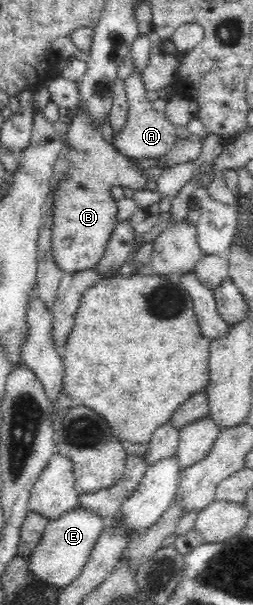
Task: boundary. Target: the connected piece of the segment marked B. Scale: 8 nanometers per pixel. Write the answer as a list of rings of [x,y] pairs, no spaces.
[[[85,108],[75,110],[64,138],[64,143],[71,148],[67,156],[71,165],[51,195],[51,201],[56,205],[52,253],[57,266],[66,274],[95,268],[104,258],[107,242],[118,224],[118,202],[112,197],[112,187],[146,190],[149,181],[146,168],[119,153],[106,142],[98,128]]]

